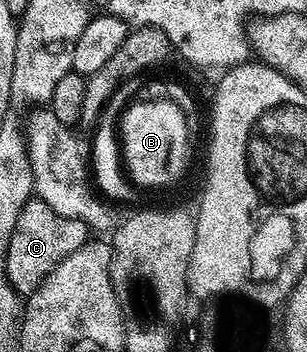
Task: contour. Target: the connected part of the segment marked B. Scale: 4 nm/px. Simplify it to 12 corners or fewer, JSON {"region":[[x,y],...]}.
{"region":[[134,101],[119,121],[138,187],[169,186],[189,162],[190,119]]}

